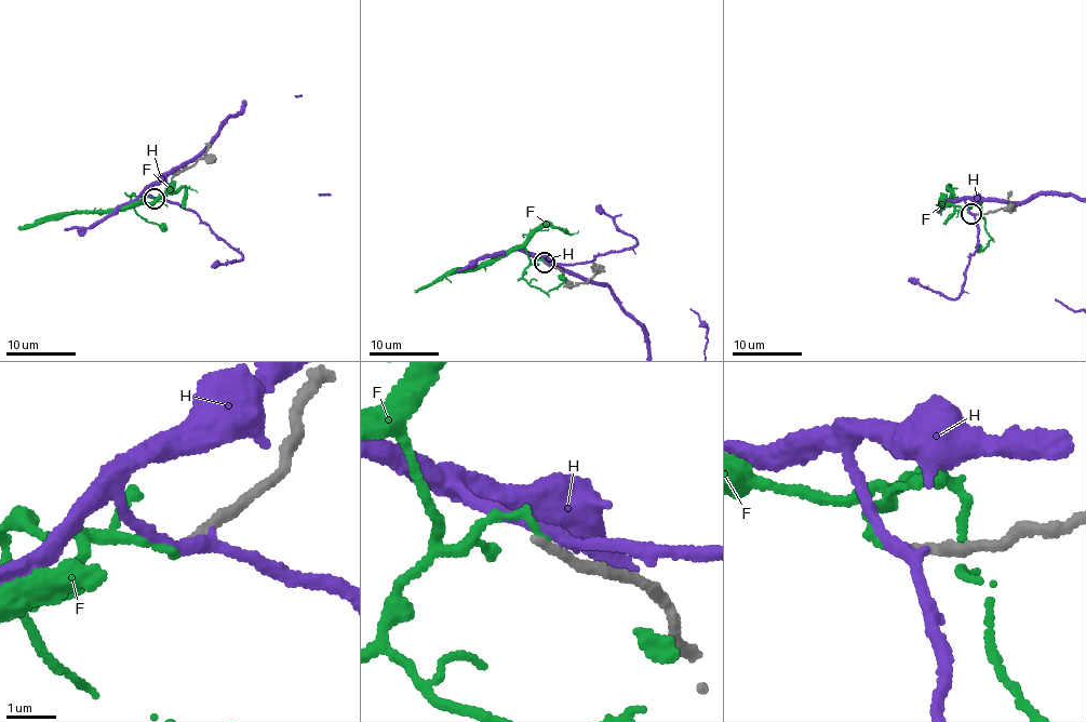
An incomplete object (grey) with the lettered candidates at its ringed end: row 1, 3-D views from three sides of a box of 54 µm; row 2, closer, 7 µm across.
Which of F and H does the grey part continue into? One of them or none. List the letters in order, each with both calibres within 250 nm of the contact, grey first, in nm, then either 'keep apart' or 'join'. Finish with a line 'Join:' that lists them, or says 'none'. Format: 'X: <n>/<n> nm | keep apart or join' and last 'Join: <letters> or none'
F: 200/130 nm | keep apart
H: 220/240 nm | keep apart
Join: none

